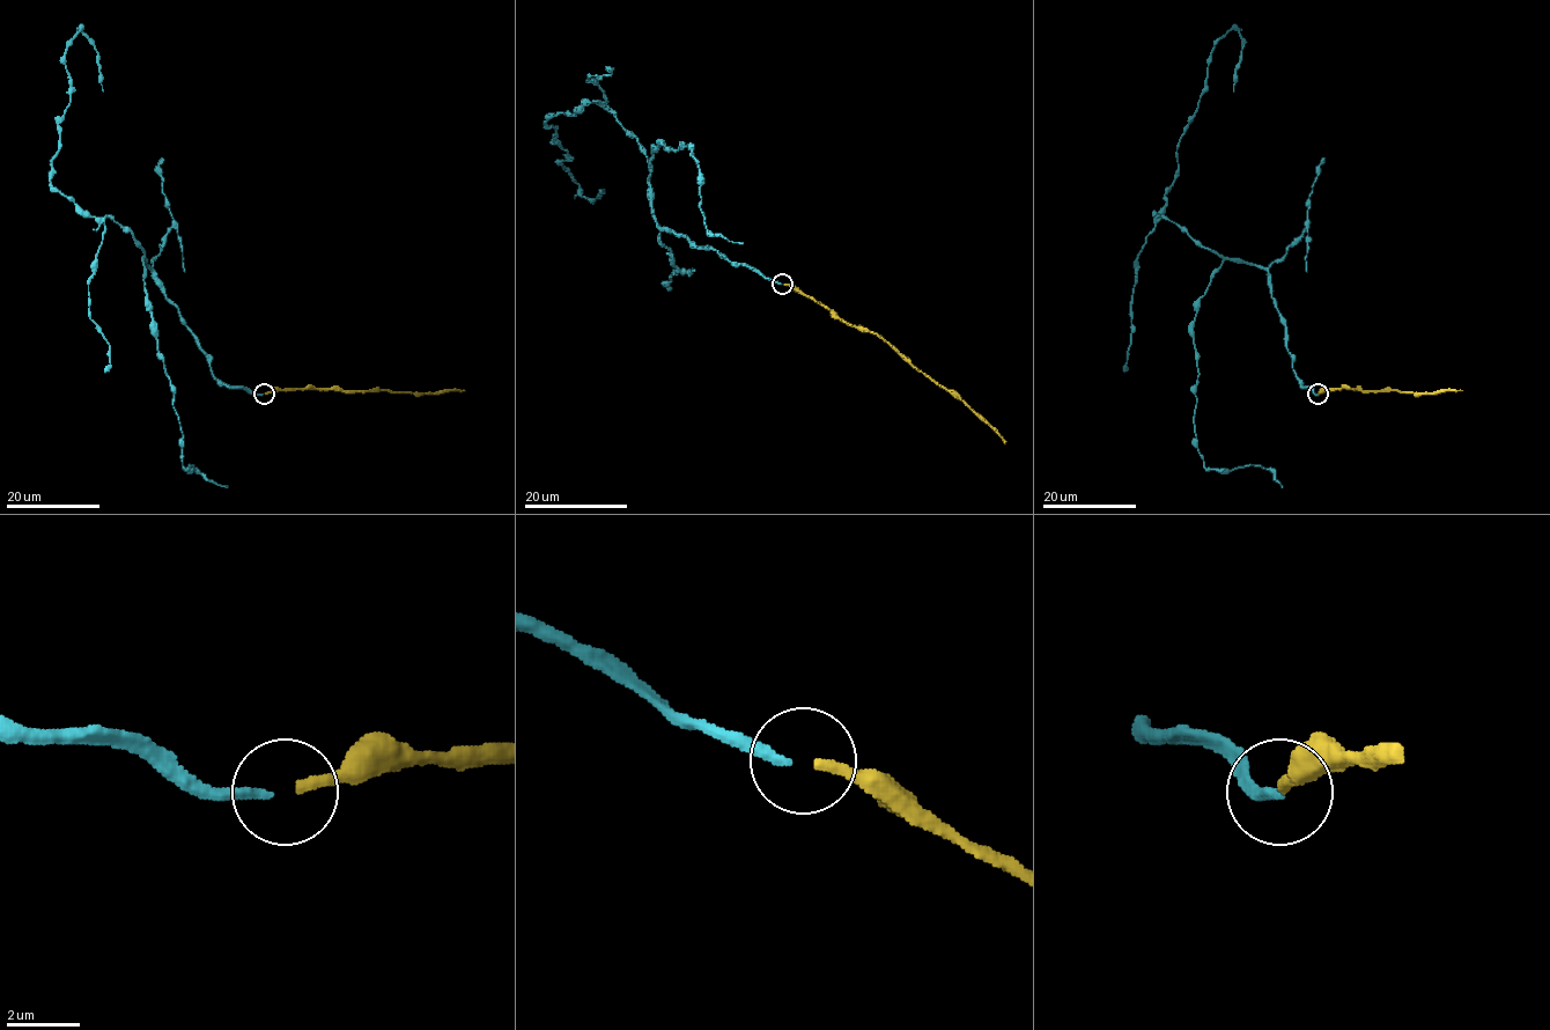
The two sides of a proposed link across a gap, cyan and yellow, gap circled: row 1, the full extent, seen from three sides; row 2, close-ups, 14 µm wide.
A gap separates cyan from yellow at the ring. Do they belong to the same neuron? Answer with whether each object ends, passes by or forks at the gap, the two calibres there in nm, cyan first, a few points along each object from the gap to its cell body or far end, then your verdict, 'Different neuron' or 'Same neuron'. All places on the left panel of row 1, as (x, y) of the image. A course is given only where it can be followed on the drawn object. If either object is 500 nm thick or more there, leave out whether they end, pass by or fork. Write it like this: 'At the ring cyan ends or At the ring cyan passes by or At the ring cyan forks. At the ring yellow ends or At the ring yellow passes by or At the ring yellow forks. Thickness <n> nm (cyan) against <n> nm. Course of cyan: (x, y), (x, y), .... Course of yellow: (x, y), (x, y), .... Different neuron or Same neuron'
At the ring cyan ends. At the ring yellow ends. Thickness 240 nm (cyan) against 280 nm. Course of cyan: (263, 394), (214, 375), (130, 232), (89, 218), (52, 185), (69, 102), (66, 45), (80, 29), (103, 92). Course of yellow: (265, 394), (308, 388), (416, 392), (464, 390). Same neuron

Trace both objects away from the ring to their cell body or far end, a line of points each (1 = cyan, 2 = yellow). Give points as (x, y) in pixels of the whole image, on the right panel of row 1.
1: (1319, 394), (1296, 375), (1269, 274), (1222, 258), (1156, 218), (1210, 52), (1235, 29), (1241, 51), (1233, 92)
2: (1319, 394), (1342, 388), (1415, 392), (1462, 390)

